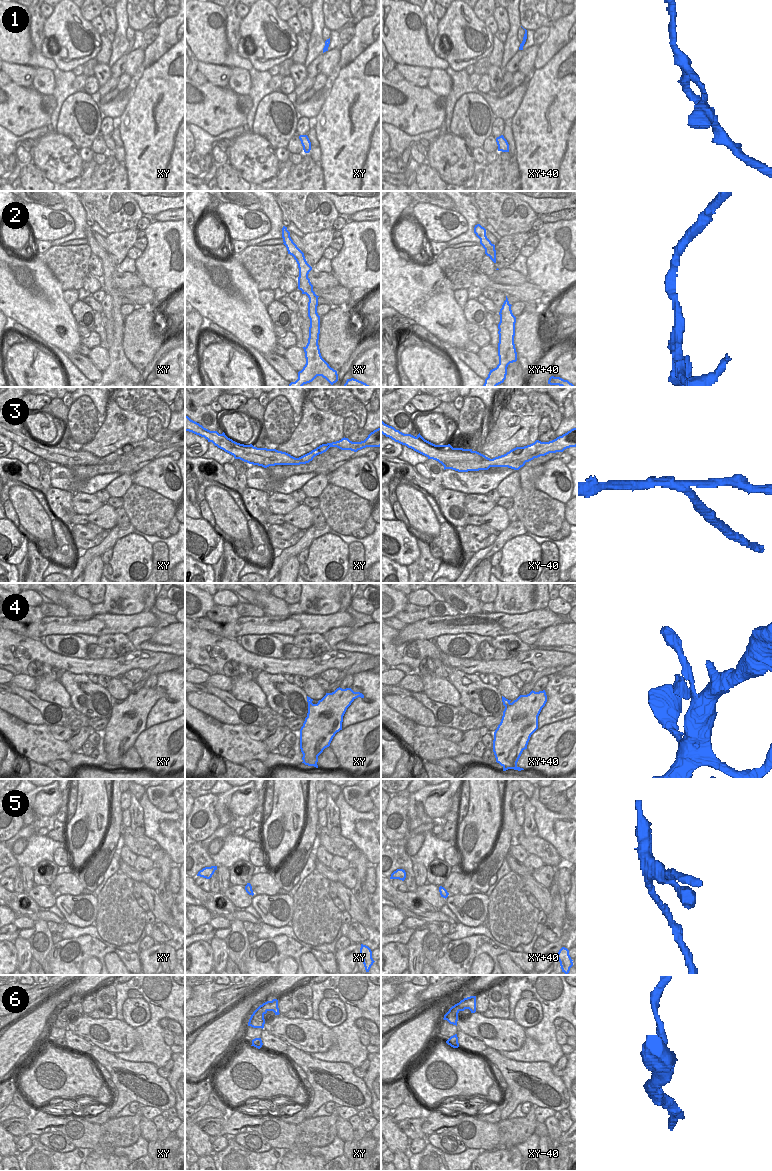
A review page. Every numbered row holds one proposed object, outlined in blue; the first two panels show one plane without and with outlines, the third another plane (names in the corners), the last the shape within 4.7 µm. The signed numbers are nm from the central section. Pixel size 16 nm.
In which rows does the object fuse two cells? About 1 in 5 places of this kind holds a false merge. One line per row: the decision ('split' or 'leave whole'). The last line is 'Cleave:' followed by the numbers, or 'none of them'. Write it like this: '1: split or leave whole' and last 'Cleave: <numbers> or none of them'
1: leave whole
2: leave whole
3: split
4: leave whole
5: leave whole
6: split
Cleave: 3, 6

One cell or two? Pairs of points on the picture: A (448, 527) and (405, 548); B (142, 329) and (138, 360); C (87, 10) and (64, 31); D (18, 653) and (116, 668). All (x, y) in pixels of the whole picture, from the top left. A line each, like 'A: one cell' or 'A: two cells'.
A: two cells
B: one cell
C: two cells
D: one cell

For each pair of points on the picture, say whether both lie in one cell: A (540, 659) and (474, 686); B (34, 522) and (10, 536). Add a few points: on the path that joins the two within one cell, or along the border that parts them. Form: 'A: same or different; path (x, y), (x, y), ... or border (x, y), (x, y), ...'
A: different; border (457, 669), (466, 673), (477, 674)
B: different; border (10, 519), (28, 539)

